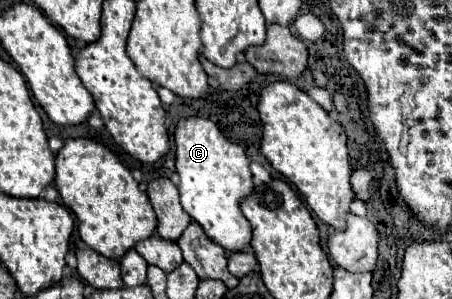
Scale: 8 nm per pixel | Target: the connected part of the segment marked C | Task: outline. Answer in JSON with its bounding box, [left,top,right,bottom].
[176,118,254,252]

